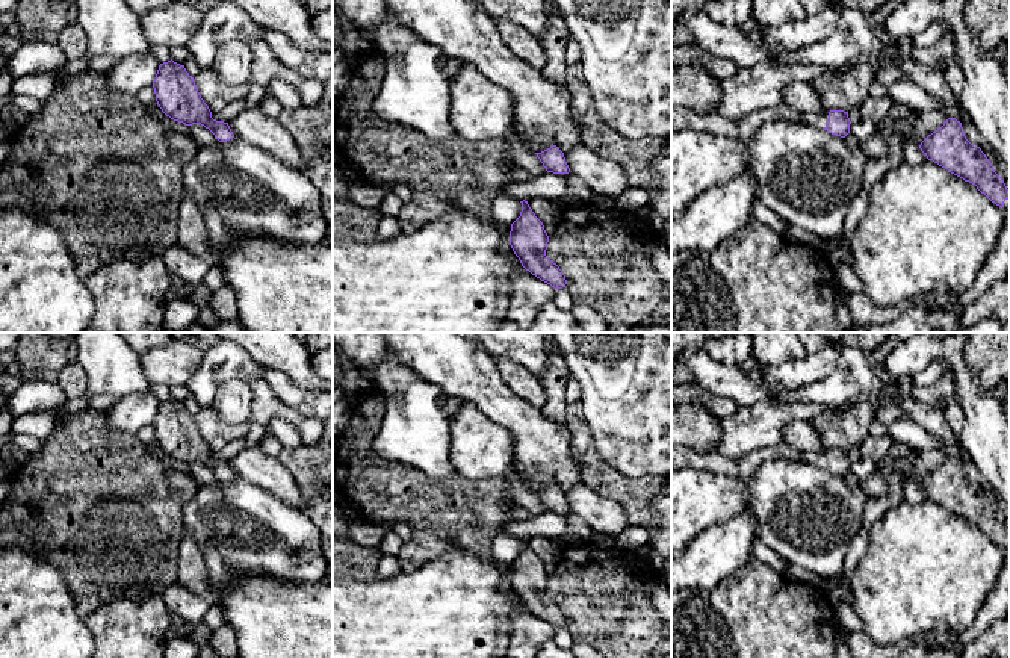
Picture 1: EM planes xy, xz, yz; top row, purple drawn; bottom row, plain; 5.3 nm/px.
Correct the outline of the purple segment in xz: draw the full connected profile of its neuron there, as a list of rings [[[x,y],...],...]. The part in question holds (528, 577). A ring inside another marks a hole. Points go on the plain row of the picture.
[[[528,540],[522,542],[520,555],[511,563],[510,584],[522,605],[555,628],[567,623],[565,614],[547,594],[549,575]]]

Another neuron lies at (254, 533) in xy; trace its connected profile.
[[[242,476],[198,486],[183,507],[183,523],[198,549],[216,549],[224,567],[231,572],[269,575],[292,584],[314,584],[333,575],[322,551],[321,531],[311,519]]]

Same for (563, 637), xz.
[[[562,626],[562,628],[555,628],[553,641],[555,641],[561,649],[570,650],[575,640],[573,640],[570,631],[567,629],[567,626]]]

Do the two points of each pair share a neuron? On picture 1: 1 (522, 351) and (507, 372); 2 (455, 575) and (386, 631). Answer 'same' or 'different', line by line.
1: different
2: same

